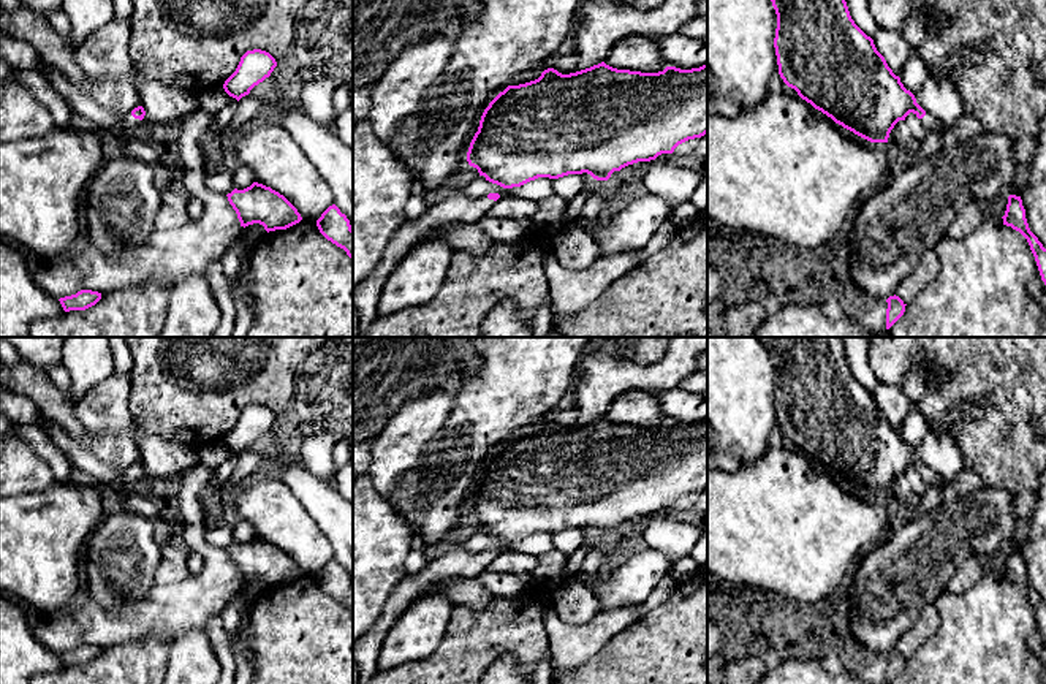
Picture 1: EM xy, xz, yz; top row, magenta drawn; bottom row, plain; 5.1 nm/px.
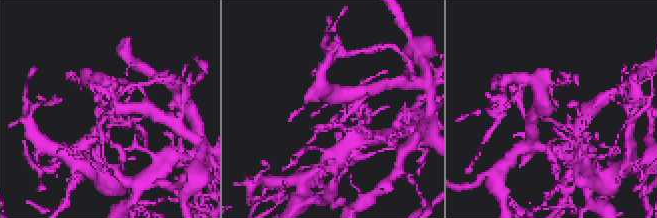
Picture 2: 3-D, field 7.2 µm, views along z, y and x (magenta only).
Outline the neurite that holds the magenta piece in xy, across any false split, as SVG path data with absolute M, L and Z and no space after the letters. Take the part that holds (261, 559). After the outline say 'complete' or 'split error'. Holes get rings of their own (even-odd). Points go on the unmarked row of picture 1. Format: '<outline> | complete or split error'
M258 537L244 545L234 543L226 551L244 583L260 578L269 587L286 584L302 575L283 549Z | complete

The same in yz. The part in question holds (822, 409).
M775 337L771 353L777 369L774 402L783 437L836 478L870 497L888 497L899 475L913 467L932 484L938 475L904 442L885 412L851 374L842 337Z | split error

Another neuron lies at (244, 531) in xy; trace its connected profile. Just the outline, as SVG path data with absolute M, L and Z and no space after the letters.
M236 519L233 526L234 543L244 545L255 537L255 527L248 521Z

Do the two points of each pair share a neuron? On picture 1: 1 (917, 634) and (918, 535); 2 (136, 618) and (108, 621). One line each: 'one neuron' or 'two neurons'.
1: two neurons
2: one neuron

